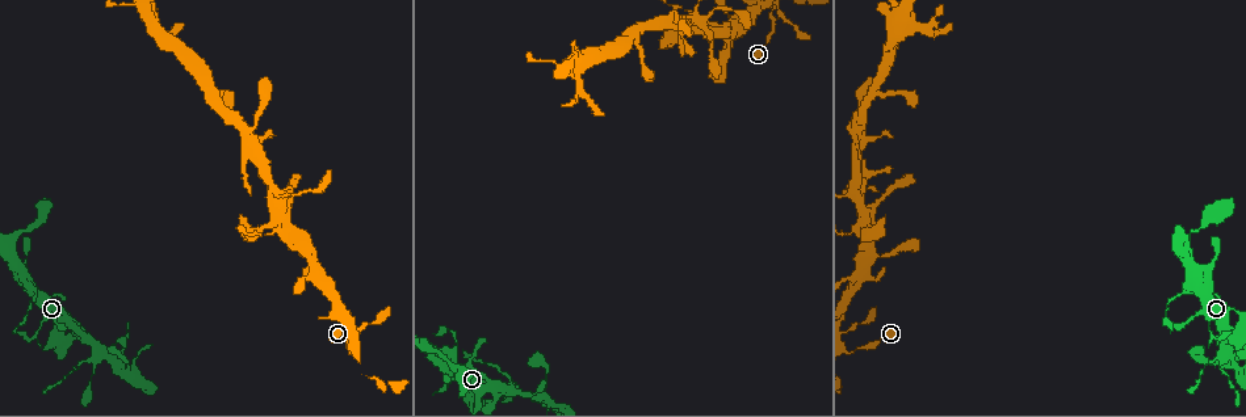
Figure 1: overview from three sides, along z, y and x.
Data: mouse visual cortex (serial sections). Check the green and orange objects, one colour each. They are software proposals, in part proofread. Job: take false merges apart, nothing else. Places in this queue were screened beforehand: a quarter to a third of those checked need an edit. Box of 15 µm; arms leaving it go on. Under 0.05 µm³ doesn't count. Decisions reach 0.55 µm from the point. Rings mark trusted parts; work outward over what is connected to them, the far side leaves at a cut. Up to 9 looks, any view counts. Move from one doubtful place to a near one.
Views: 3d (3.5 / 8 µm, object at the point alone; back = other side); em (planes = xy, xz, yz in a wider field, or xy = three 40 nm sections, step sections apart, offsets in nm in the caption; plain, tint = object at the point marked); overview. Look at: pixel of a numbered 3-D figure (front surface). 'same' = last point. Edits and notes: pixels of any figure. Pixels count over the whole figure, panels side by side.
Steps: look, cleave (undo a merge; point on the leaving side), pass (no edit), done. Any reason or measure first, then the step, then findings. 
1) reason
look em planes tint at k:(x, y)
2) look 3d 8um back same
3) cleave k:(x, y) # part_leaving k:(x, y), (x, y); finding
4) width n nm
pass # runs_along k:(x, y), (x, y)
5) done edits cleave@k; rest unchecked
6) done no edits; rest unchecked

three arms meet
look 3d 3.5um at 1:(773, 19)

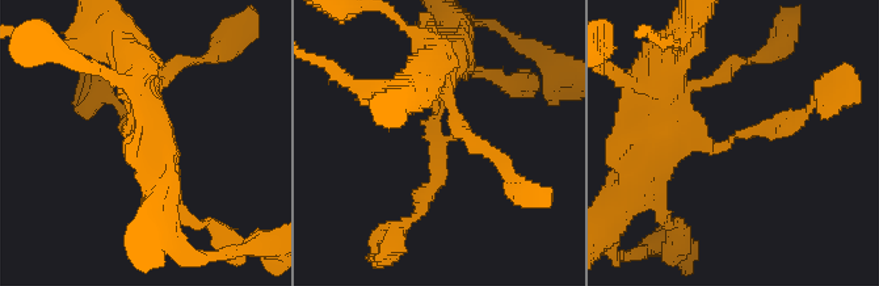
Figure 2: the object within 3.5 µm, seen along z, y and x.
arms 3; arm_widths 200, 200, 250 nm; now the EM
look em xy step 3 tint at 2:(729, 141)

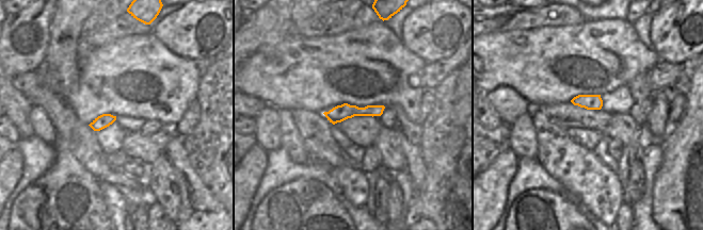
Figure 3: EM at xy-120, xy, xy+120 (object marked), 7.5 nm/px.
cut it another way
look em xy step 5 tint same

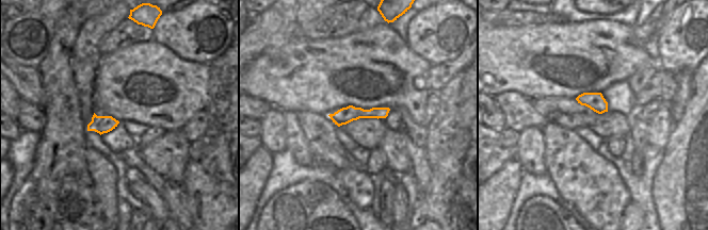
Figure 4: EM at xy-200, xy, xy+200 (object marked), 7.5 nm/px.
pass # runs_along 2:(420, 211), (441, 171), (441, 76); one cell here

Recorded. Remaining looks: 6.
thin arm on a thick one
look 3d 8um at 1:(714, 27)

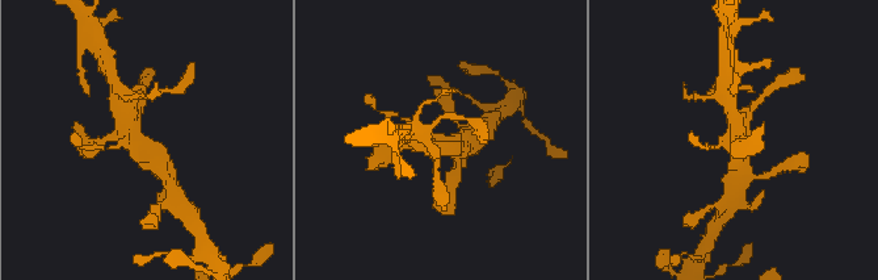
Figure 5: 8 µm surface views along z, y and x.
look em xy step 5 tint at 5:(138, 137)

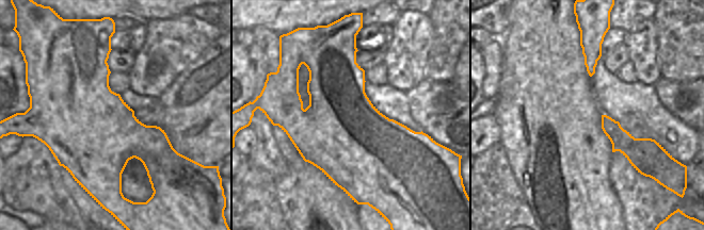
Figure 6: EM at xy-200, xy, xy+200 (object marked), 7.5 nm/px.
pass # runs_along 5:(163, 168), (133, 132), (126, 107); continuous, no second cell

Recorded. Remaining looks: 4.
branch point
look 3d 8um at 1:(675, 27)

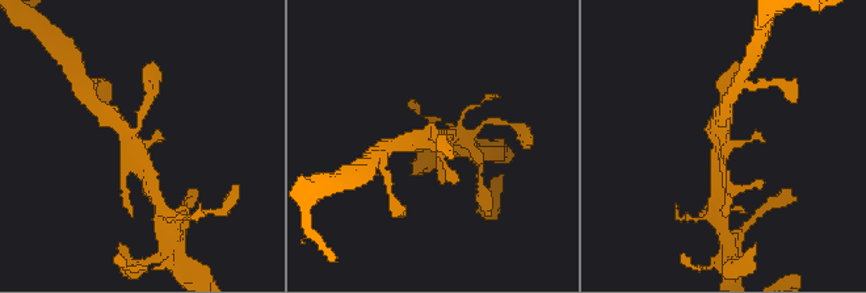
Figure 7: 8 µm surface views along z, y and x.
closer look
look 3d 3.5um at 7:(140, 150)

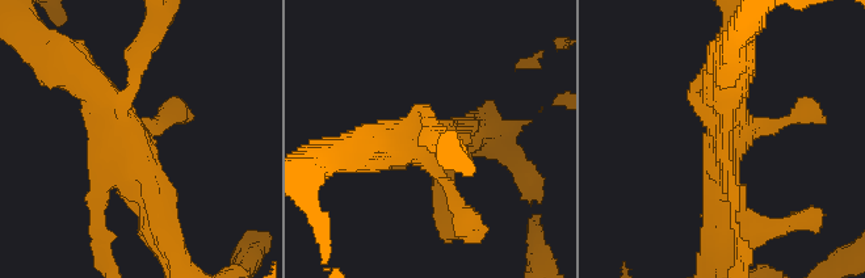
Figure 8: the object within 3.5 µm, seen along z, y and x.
now the EM
look em planes tint at 8:(724, 138)

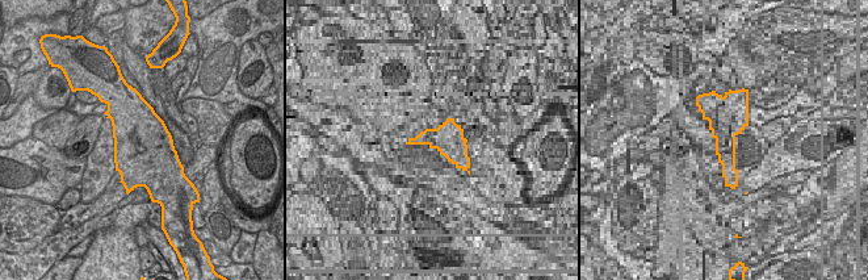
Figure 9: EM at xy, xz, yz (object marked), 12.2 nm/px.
pass # runs_along 8:(159, 218), (130, 130), (74, 74); continuous, no second cell

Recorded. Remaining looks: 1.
done no edits; rest unchecked

